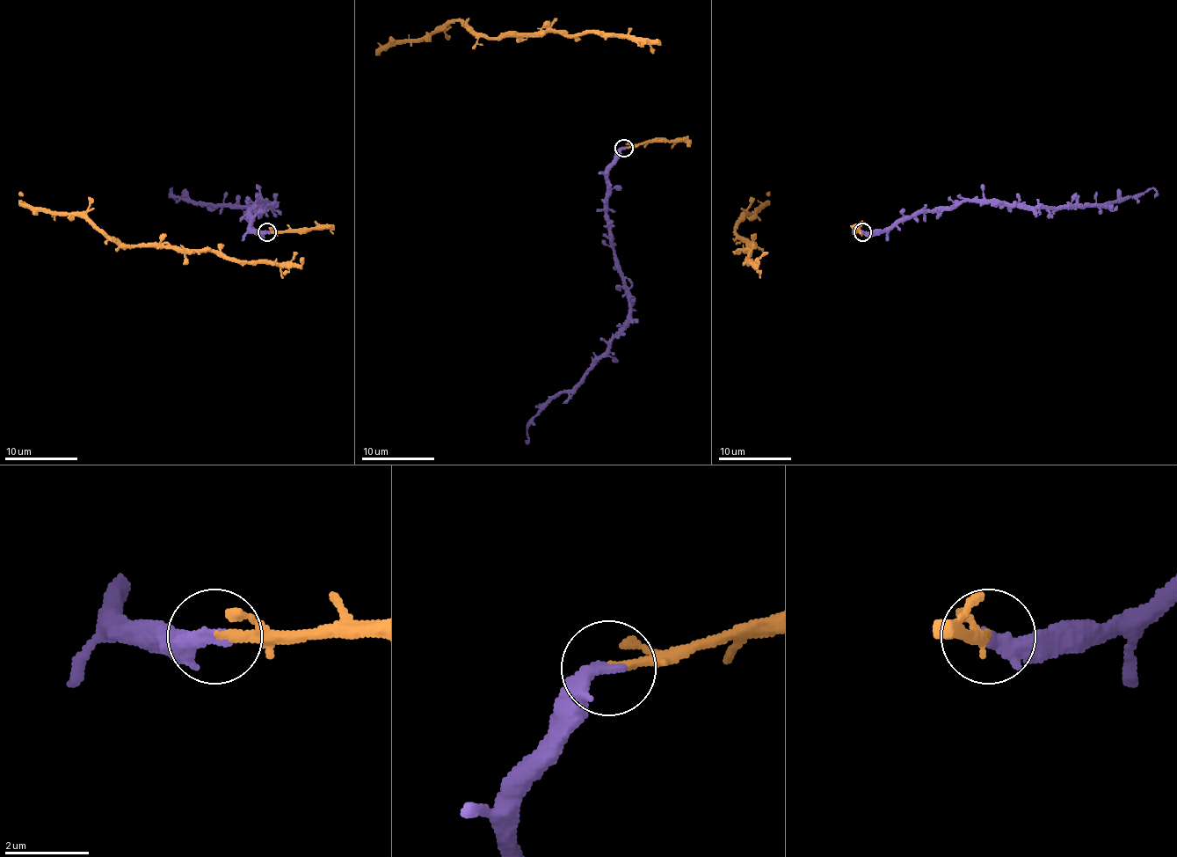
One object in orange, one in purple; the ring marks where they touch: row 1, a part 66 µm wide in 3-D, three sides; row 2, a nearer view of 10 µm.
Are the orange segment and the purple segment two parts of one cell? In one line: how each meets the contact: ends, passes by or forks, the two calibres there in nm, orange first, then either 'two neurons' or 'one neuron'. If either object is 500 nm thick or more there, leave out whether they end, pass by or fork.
orange ends; purple ends; calibres 200 and 400 nm; one neuron

